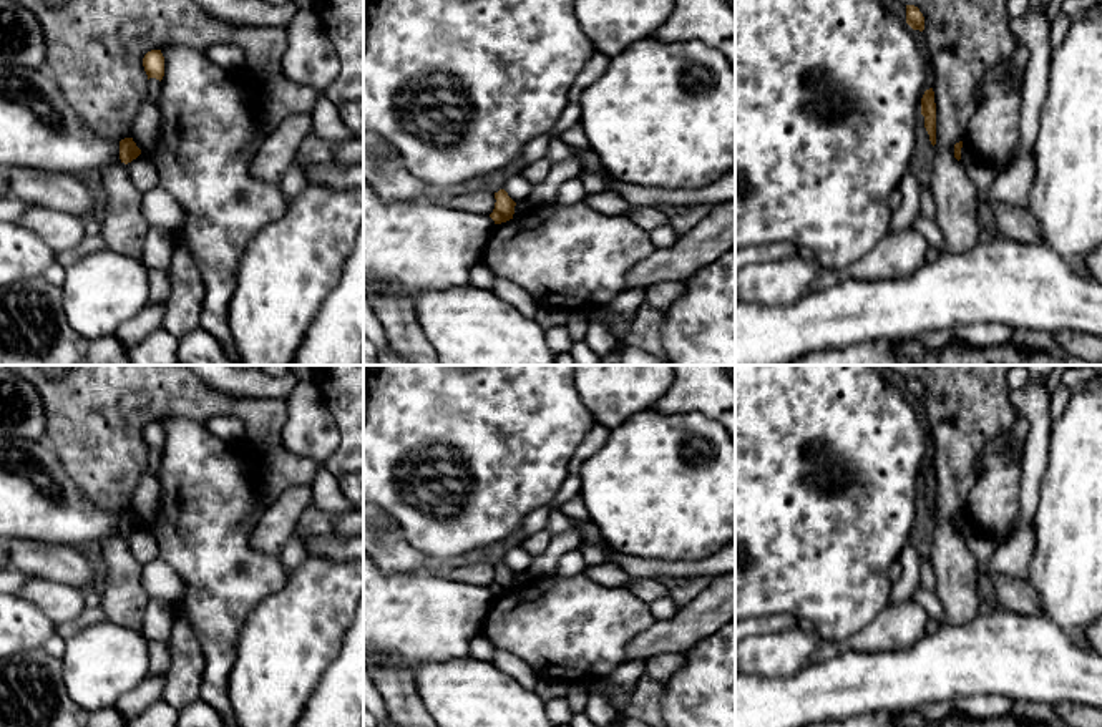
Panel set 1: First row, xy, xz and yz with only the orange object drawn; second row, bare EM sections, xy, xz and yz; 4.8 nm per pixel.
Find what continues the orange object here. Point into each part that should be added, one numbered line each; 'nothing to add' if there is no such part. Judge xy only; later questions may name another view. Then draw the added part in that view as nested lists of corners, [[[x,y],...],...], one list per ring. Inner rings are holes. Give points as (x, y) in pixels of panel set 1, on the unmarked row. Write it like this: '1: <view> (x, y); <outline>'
nothing to add

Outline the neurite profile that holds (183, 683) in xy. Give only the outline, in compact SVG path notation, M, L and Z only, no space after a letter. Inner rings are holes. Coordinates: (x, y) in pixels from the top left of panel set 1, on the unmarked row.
M183 612L174 616L168 647L171 652L171 667L166 674L161 699L179 710L201 699L201 684L206 669L199 639Z

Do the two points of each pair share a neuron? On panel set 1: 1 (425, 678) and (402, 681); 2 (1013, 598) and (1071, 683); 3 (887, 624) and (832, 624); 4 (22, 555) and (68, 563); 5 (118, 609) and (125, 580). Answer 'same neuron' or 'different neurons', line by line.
1: different neurons
2: different neurons
3: different neurons
4: same neuron
5: same neuron

